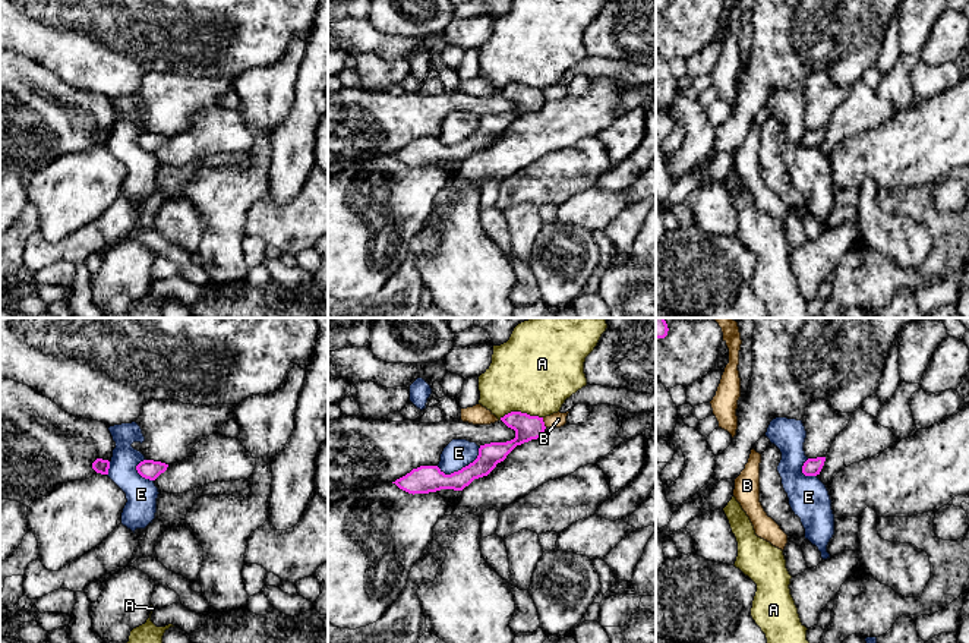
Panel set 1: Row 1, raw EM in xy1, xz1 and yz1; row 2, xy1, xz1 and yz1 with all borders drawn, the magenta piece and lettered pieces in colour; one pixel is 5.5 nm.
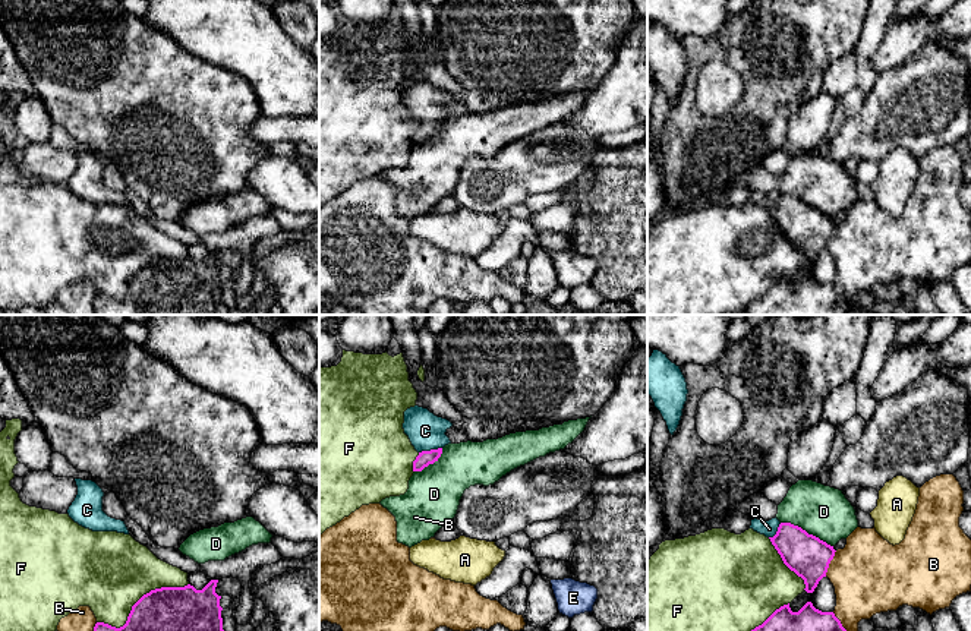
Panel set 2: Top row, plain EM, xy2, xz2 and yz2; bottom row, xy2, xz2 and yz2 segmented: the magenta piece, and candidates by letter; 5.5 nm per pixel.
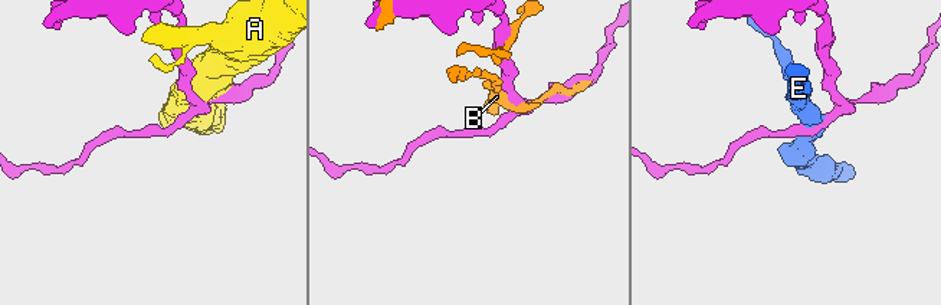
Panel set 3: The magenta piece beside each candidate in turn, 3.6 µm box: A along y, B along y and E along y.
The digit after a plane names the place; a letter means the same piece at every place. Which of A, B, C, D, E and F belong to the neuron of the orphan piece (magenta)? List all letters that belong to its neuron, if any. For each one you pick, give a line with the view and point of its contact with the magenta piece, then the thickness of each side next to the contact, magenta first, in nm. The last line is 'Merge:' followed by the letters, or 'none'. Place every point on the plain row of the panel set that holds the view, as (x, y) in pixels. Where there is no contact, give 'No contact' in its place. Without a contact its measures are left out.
C: Touches magenta at xz2 (431, 122). Thickness 80 nm (magenta) against 200 nm
Merge: C

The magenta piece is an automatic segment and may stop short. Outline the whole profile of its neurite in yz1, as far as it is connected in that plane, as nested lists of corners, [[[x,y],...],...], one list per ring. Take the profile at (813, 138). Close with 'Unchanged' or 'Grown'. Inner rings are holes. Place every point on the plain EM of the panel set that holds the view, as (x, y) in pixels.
[[[826,129],[808,130],[802,138],[802,145],[805,148],[817,148],[820,146],[824,138]]]. Unchanged

